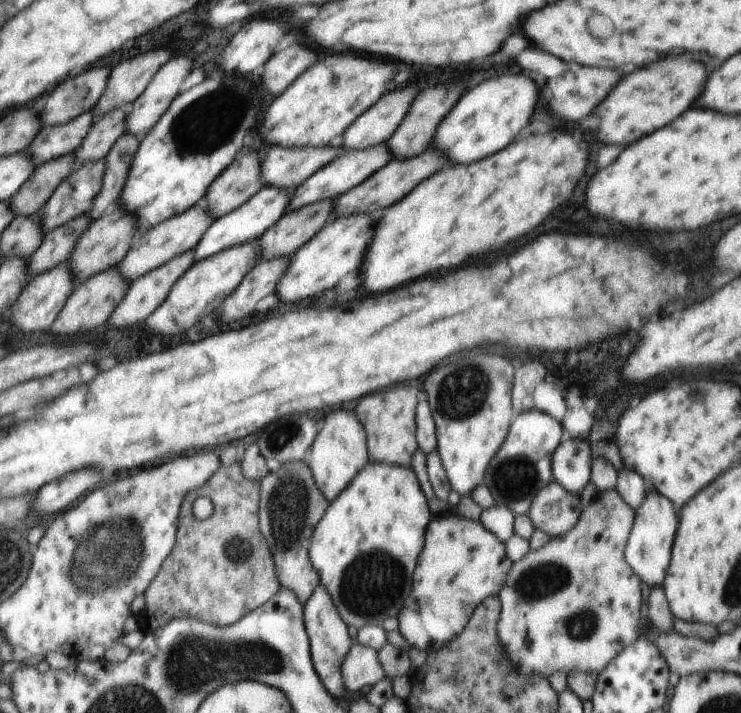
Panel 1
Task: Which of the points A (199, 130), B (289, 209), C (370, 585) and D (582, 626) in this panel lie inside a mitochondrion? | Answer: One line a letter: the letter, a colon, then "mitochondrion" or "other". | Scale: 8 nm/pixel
A: mitochondrion
B: other
C: mitochondrion
D: mitochondrion

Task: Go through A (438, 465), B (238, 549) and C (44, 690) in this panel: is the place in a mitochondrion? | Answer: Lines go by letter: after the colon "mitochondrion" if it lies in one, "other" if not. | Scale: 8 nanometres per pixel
A: other
B: mitochondrion
C: other

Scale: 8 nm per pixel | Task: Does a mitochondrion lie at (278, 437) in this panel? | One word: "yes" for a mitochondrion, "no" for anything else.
yes

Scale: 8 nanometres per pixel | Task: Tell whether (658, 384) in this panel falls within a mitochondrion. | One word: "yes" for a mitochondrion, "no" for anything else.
no

